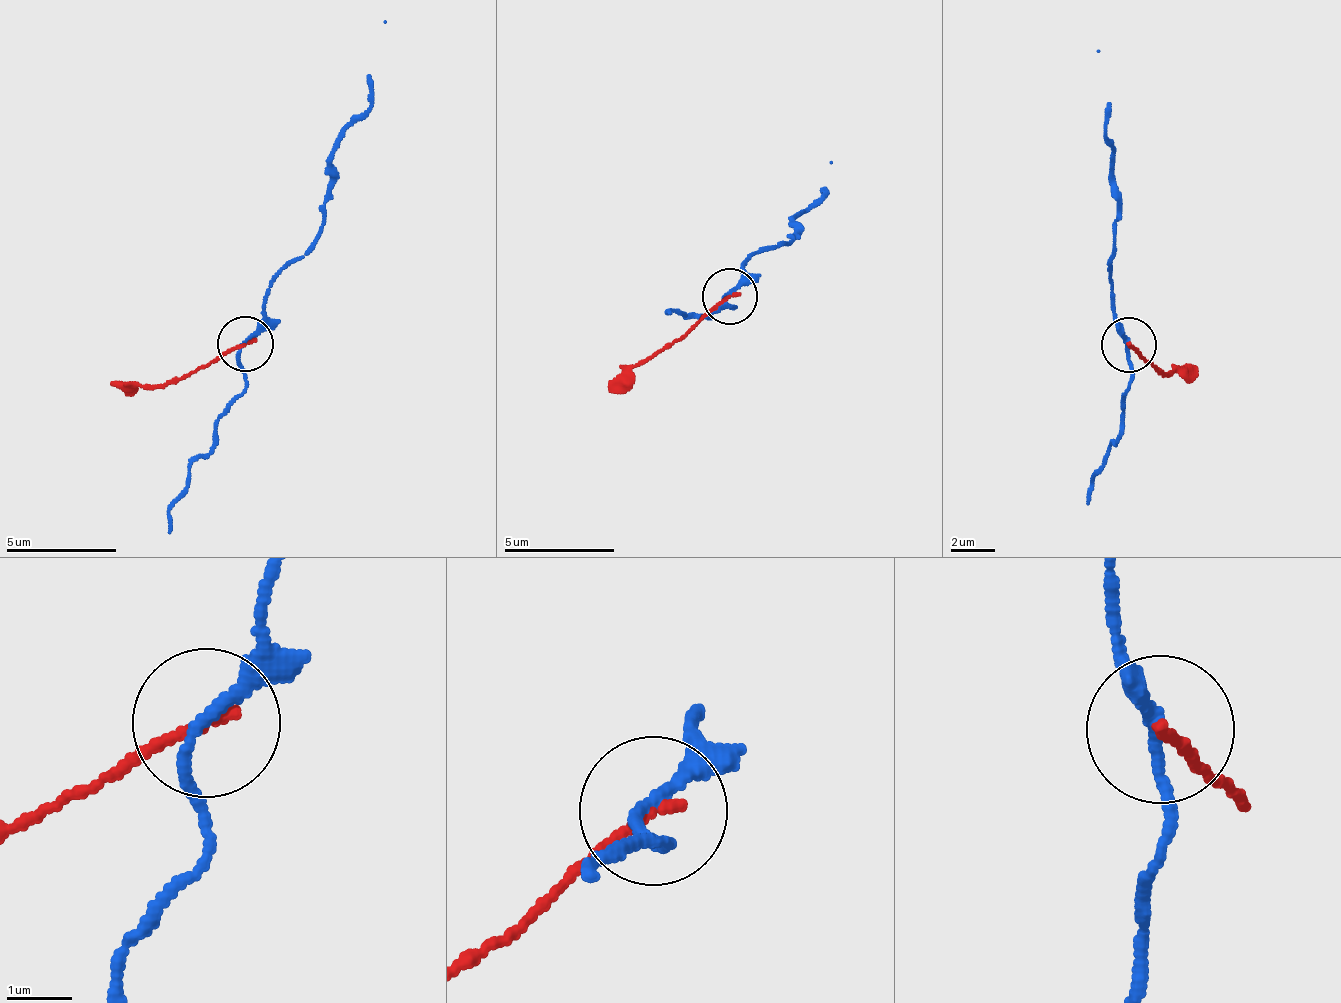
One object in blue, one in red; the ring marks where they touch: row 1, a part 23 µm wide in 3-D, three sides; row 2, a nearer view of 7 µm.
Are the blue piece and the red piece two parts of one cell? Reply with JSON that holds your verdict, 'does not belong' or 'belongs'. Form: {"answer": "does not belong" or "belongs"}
{"answer": "does not belong"}

